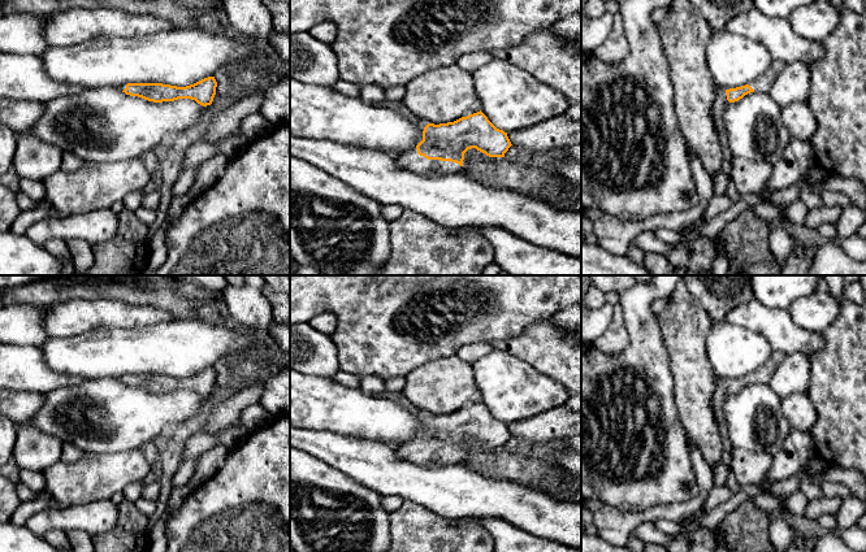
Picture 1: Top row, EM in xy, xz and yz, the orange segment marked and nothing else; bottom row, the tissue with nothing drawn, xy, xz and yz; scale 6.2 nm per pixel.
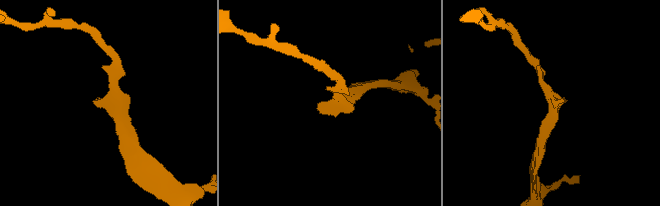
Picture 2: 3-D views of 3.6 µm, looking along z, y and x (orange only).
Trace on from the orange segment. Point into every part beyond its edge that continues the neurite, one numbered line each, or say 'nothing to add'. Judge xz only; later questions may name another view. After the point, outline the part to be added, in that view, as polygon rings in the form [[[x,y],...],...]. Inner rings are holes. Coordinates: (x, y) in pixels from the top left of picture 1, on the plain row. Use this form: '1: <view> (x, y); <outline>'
1: xz (411, 451); [[[413,439],[395,449],[397,457],[421,466],[445,466],[459,464],[462,457],[451,452],[428,451]]]

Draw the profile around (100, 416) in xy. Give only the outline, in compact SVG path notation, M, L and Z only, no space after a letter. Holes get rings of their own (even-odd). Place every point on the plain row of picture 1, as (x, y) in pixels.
M114 378L87 379L44 394L43 407L23 425L72 443L82 452L117 453L139 449L146 442L163 444L177 427L195 417L208 399L191 390L153 394Z

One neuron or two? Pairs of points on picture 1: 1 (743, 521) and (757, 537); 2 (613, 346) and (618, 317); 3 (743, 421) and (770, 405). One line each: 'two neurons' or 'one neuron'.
1: one neuron
2: one neuron
3: one neuron

